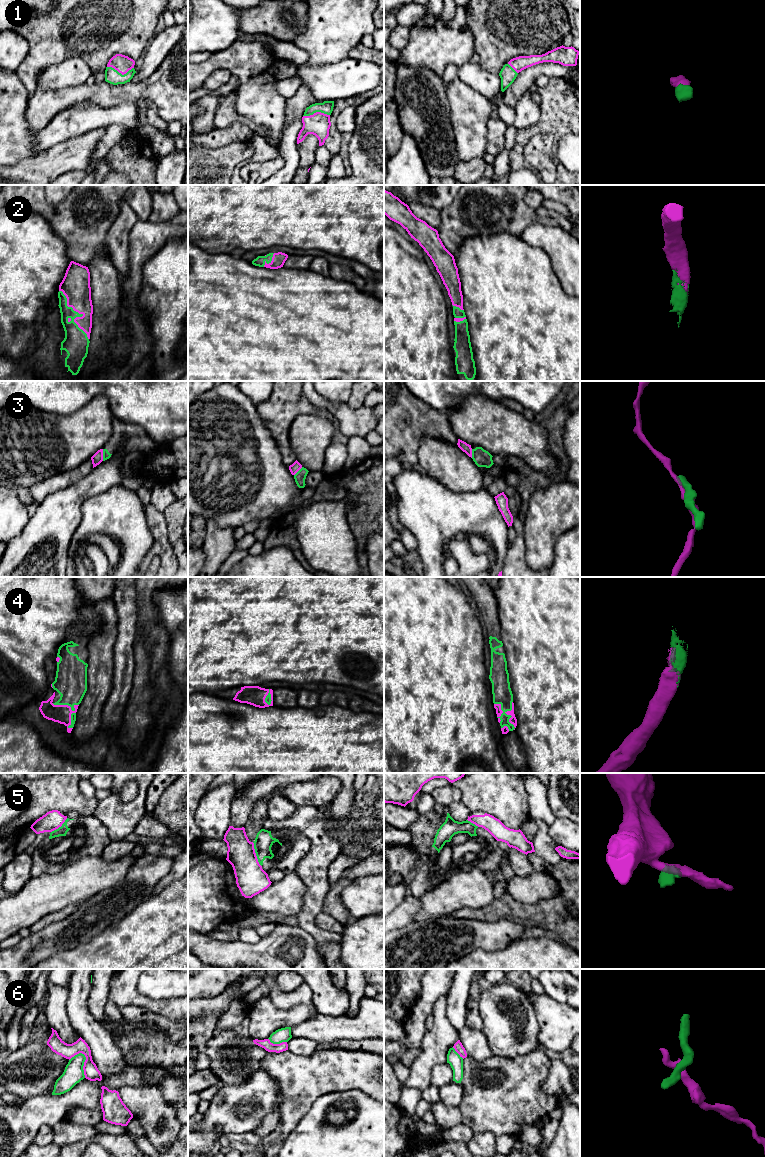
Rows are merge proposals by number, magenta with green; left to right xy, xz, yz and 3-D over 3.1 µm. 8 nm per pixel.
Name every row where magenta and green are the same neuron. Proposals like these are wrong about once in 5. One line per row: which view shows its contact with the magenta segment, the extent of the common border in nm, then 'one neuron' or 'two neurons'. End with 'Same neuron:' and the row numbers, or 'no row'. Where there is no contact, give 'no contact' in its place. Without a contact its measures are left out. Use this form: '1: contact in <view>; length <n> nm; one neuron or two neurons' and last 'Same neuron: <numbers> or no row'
1: contact in xy; length 220 nm; one neuron
2: contact in xy; length 460 nm; one neuron
3: contact in xy; length 100 nm; two neurons
4: contact in yz; length 280 nm; one neuron
5: contact in xz; length 220 nm; two neurons
6: contact in xy; length 220 nm; two neurons
Same neuron: 1, 2, 4

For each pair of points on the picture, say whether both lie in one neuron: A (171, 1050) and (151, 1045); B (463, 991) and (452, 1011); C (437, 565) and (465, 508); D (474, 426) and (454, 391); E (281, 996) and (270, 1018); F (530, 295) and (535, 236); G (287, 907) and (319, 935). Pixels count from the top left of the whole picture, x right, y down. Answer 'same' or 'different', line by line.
A: same
B: same
C: same
D: different
E: different
F: different
G: different

